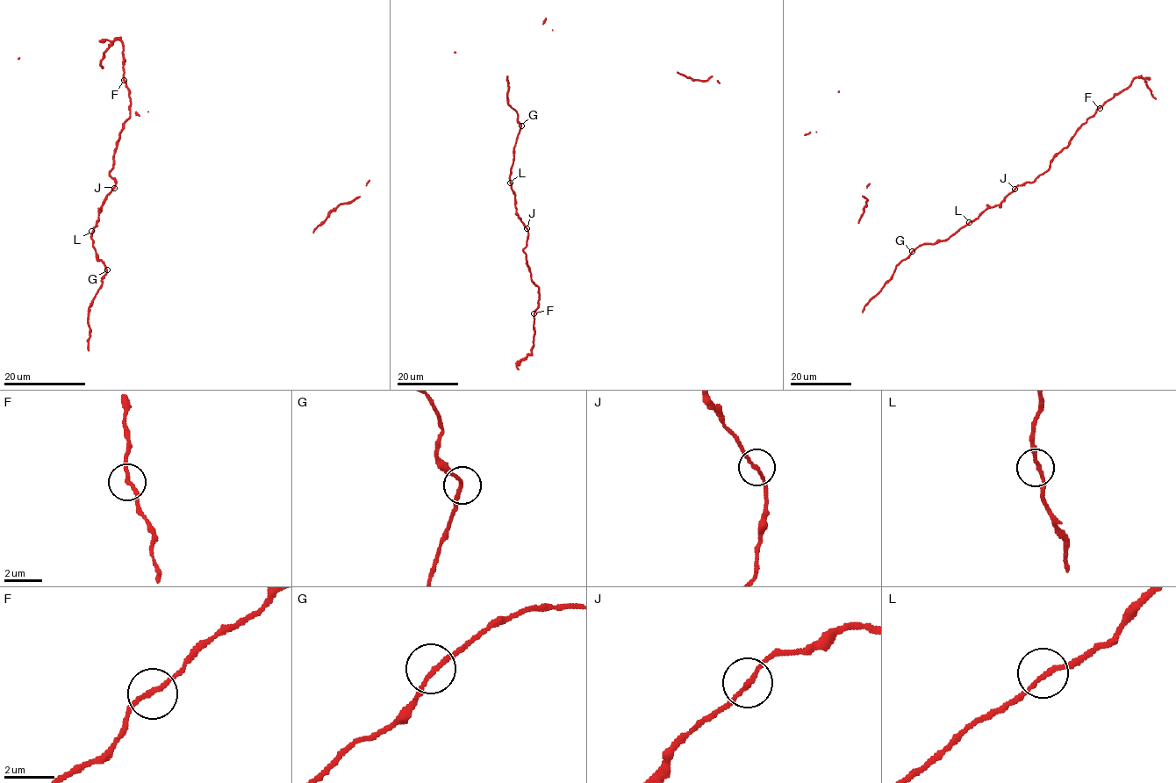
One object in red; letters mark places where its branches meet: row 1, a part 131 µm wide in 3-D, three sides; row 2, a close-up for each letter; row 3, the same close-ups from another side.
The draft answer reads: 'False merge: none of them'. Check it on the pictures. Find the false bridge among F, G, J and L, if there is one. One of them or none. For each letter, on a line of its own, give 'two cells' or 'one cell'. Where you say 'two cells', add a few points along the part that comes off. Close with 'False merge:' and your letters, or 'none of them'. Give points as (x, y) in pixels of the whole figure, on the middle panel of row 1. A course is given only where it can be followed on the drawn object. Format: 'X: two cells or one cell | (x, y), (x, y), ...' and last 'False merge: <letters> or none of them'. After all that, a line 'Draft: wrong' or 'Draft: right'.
F: one cell
G: one cell
J: one cell
L: one cell
False merge: none of them
Draft: right

